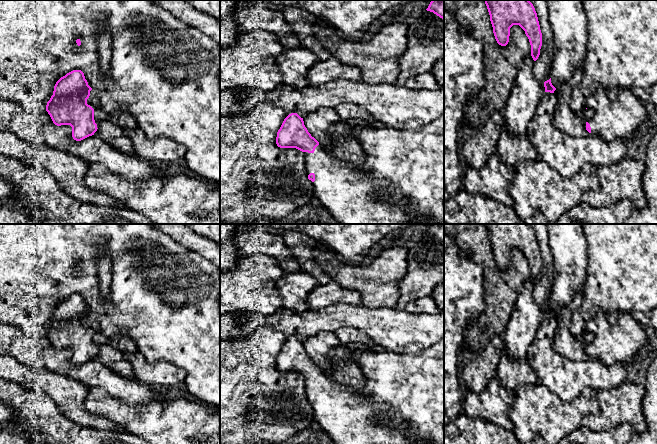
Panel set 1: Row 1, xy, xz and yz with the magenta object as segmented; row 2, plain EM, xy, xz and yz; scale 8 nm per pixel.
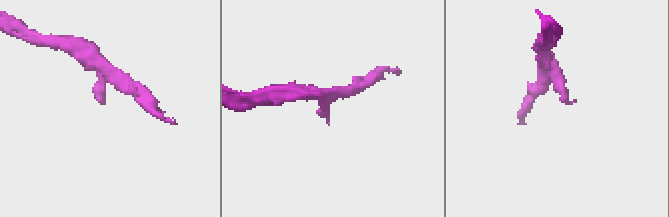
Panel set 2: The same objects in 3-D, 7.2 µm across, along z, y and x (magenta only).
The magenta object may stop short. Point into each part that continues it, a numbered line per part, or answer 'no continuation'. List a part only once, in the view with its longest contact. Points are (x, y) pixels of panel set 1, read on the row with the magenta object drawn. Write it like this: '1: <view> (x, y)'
1: xz (350, 196)

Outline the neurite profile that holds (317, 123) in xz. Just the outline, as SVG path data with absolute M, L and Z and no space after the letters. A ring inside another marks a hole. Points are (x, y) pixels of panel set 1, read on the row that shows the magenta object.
M321 108L308 114L303 121L308 132L319 143L334 146L338 142L335 137L328 134L329 126L340 122L340 117L334 108Z

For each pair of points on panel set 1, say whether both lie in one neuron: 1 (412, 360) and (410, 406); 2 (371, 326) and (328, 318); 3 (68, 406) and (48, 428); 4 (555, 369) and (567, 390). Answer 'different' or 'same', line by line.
1: same
2: same
3: different
4: same

